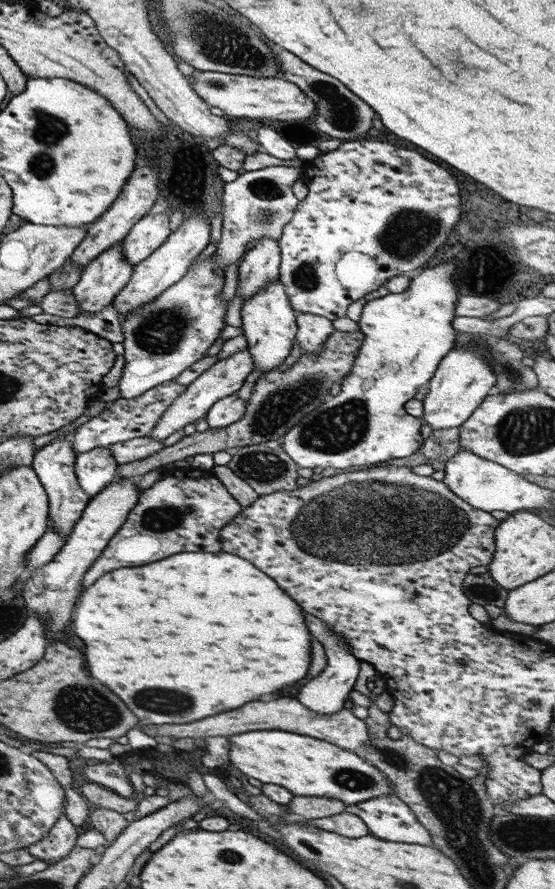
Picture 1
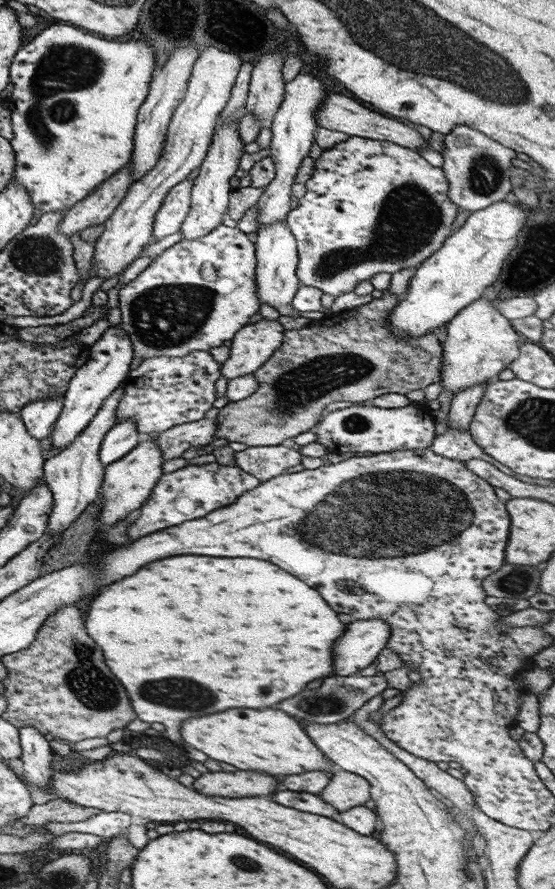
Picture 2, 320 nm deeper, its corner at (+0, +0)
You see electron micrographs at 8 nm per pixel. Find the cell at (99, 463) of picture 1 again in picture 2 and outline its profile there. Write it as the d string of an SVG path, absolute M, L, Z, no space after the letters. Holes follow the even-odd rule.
M131 419L114 423L102 438L98 459L104 466L107 466L135 448L140 438L141 436Z

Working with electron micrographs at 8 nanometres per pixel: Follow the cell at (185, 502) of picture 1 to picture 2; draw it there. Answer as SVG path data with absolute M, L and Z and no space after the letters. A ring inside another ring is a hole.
M217 461L204 465L185 465L173 472L163 473L152 488L149 498L140 509L140 514L129 527L129 540L157 532L158 530L201 518L212 510L233 505L236 498L257 486L260 480L247 474L237 465L222 465Z

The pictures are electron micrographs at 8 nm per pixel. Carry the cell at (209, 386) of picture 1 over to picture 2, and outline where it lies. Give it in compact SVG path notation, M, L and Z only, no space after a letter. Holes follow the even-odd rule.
M260 319L247 323L230 340L227 360L219 366L220 377L228 381L254 373L281 346L283 333L283 327L277 319Z

